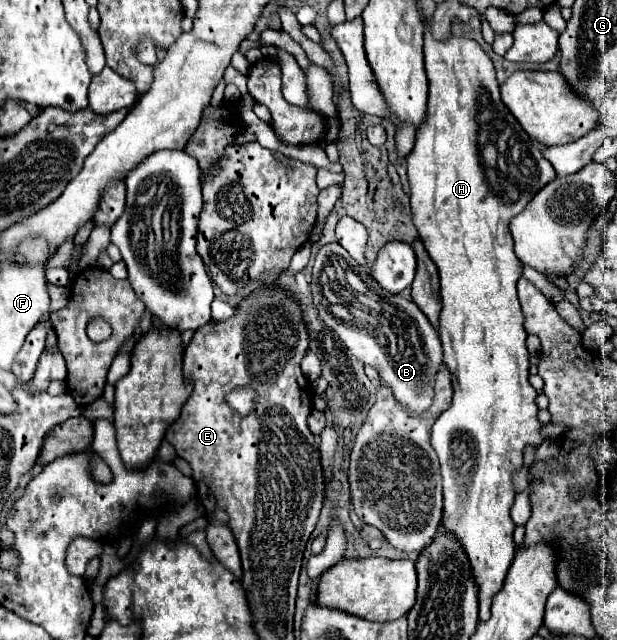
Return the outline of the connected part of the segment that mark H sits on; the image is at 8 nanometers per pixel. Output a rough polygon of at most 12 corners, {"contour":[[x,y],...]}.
{"contour":[[425,18],[411,210],[453,404],[431,430],[479,618],[541,444],[509,222],[555,170]]}

